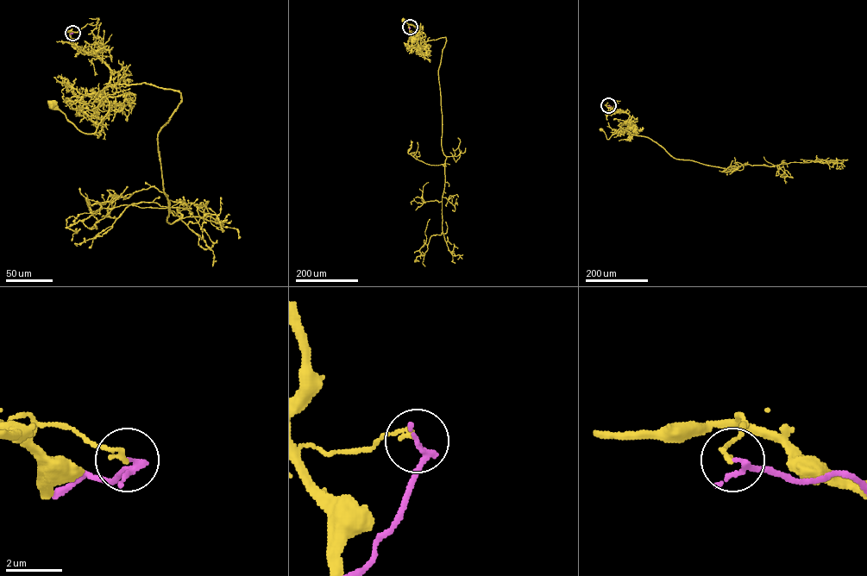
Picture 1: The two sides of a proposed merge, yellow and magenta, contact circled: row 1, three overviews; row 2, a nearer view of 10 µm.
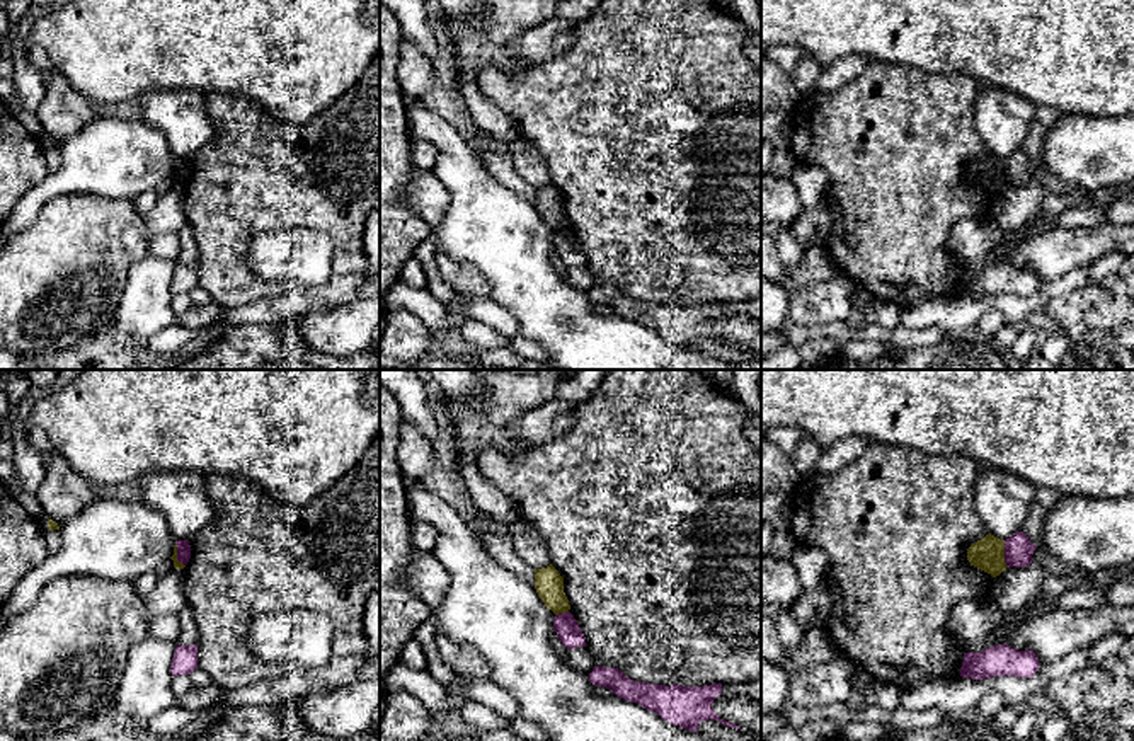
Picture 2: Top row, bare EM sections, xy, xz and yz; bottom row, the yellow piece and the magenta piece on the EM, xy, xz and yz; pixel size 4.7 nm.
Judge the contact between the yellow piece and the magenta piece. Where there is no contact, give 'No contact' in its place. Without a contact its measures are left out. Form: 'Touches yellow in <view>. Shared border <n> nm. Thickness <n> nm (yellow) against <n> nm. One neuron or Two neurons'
Touches yellow in yz. Shared border 130 nm. Thickness 160 nm (yellow) against 140 nm. Two neurons

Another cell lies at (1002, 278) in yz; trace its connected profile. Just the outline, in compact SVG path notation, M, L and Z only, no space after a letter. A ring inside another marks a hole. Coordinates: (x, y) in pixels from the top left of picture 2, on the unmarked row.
M1008 262L991 264L981 271L964 271L962 296L984 298L994 295L1030 296L1039 288L1034 269L1018 269Z

